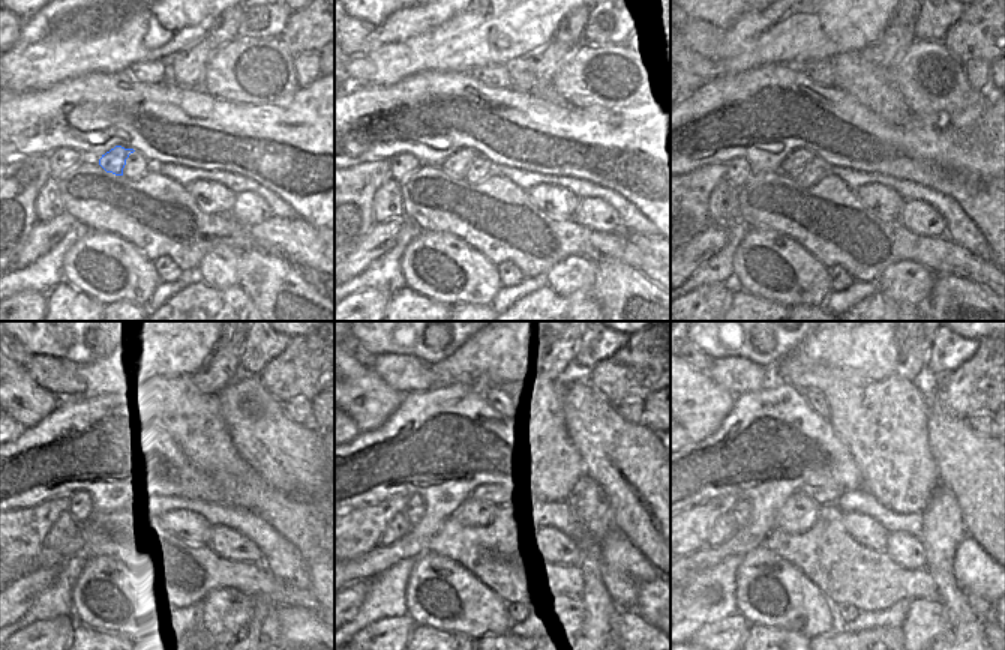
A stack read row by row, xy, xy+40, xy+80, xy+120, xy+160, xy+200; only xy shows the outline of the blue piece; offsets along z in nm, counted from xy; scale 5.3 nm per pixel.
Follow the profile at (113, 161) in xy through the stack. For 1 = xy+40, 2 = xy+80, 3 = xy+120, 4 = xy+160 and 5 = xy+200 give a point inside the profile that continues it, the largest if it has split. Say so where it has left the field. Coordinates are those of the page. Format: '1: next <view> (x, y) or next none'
1: next xy+40 (458, 162)
2: next xy+80 (800, 158)
3: next xy+120 (131, 494)
4: next xy+160 (492, 494)
5: next xy+200 (824, 496)

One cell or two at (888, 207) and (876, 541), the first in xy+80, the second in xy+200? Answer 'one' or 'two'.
one

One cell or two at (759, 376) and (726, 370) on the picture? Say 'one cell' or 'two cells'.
one cell

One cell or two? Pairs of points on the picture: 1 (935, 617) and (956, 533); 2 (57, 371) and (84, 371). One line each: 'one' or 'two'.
1: two
2: two

